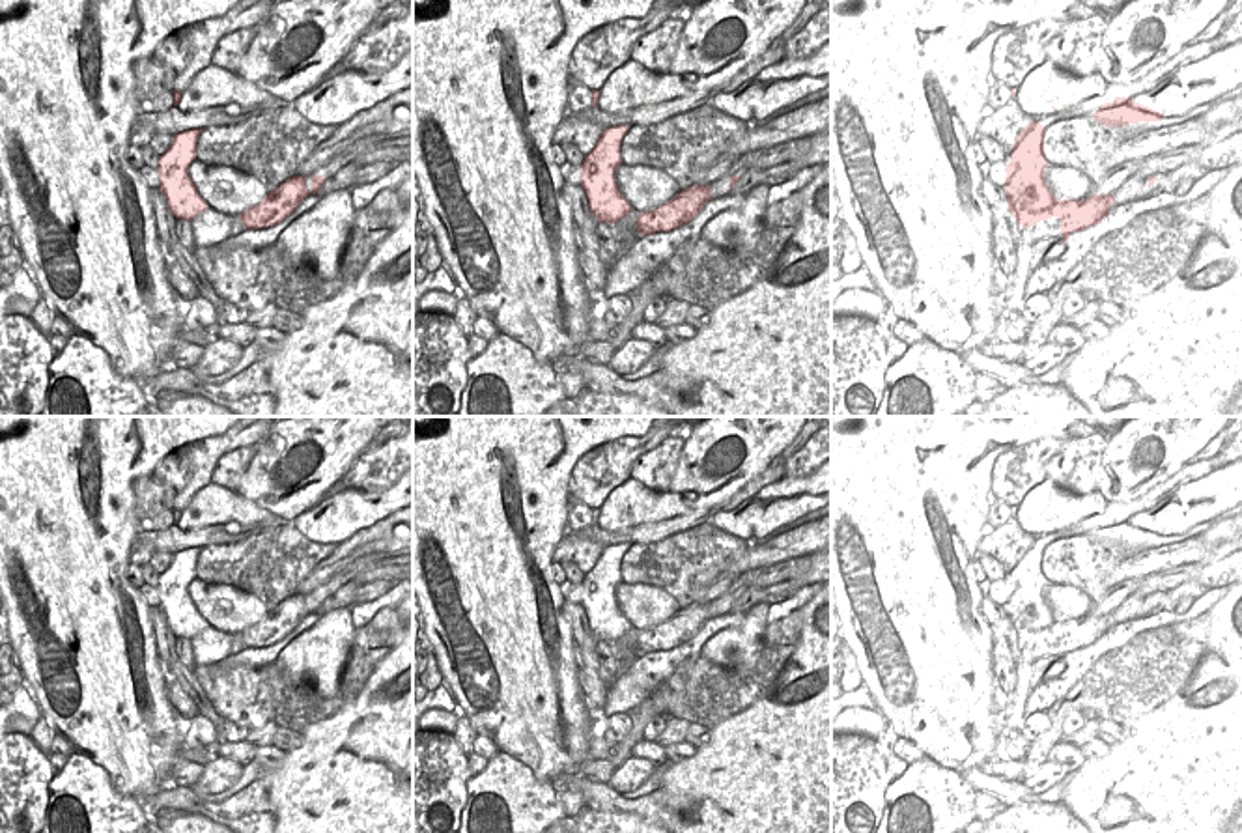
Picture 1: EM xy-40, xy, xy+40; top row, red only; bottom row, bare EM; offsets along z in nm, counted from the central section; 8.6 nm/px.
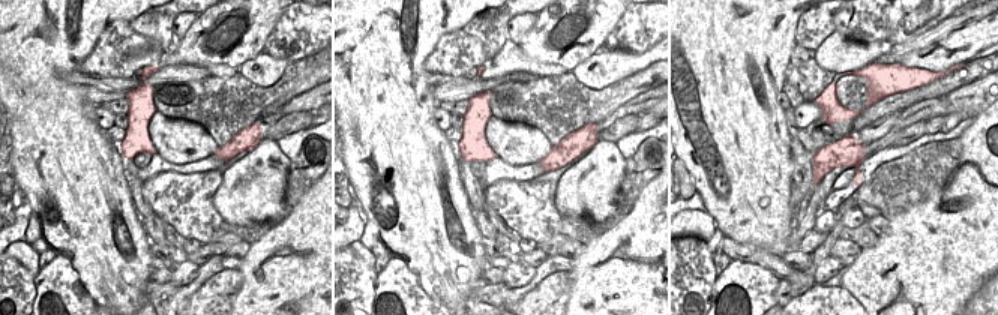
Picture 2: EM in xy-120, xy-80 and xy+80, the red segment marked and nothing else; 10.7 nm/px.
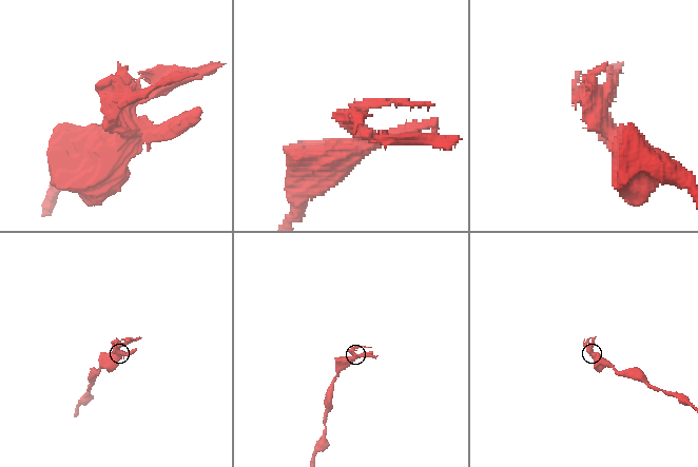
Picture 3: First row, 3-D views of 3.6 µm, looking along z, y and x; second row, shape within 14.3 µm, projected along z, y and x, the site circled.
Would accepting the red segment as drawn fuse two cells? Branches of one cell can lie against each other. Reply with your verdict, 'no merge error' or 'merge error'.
merge error

